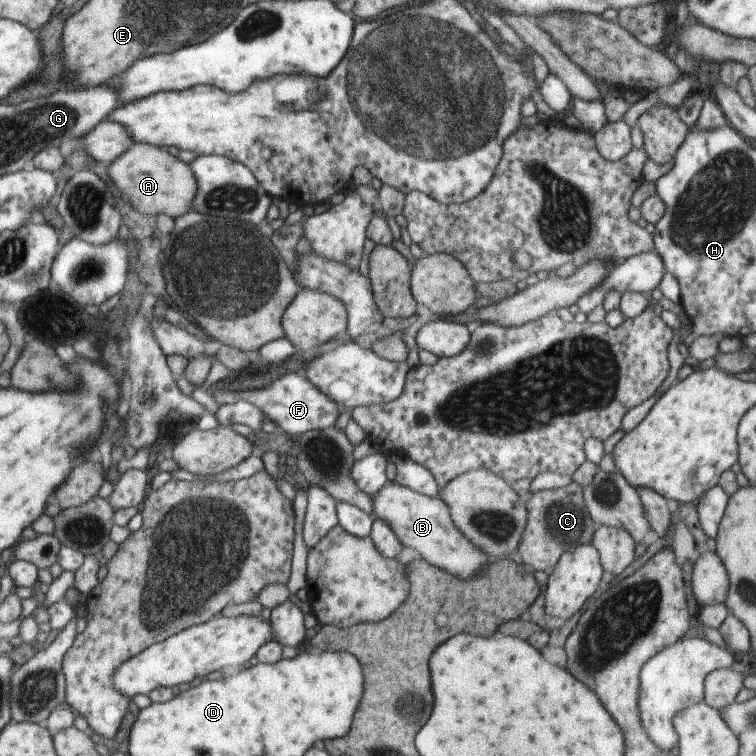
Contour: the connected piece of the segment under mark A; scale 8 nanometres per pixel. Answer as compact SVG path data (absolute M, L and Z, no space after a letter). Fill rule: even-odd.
M134 143L109 166L109 176L114 181L124 198L128 196L132 206L142 214L152 216L168 215L174 219L185 215L191 210L192 201L197 193L197 180L188 163L168 153L164 147L150 143Z

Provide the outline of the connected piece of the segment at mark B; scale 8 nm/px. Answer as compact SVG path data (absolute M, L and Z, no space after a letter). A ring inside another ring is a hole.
M390 482L384 485L372 498L372 517L384 519L396 533L403 546L414 548L426 564L443 568L444 571L468 581L478 575L480 587L491 585L487 581L488 555L462 534L453 523L449 506L440 496L429 497ZM480 573L480 574L479 574Z

